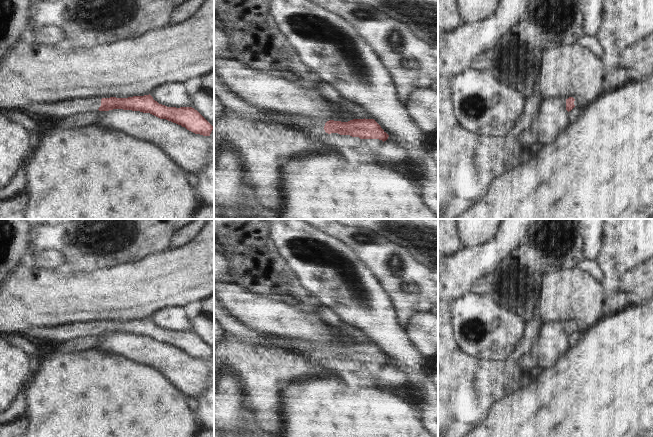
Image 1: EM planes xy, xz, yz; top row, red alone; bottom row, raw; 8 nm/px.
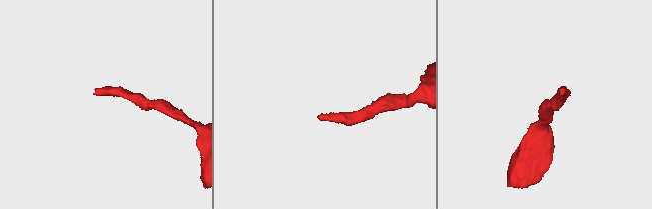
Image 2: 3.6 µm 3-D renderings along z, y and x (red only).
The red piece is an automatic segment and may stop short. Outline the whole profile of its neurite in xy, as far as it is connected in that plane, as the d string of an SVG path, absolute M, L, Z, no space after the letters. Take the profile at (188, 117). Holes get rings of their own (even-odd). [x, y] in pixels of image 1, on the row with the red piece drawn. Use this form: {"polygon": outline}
{"polygon": "M149 95L133 96L128 98L100 98L98 96L86 99L74 99L54 104L40 104L34 108L35 114L30 114L35 120L62 119L96 111L123 109L150 113L160 119L166 119L187 130L203 136L210 136L214 127L192 107L167 107L159 104Z"}

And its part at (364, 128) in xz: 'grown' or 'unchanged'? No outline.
grown

